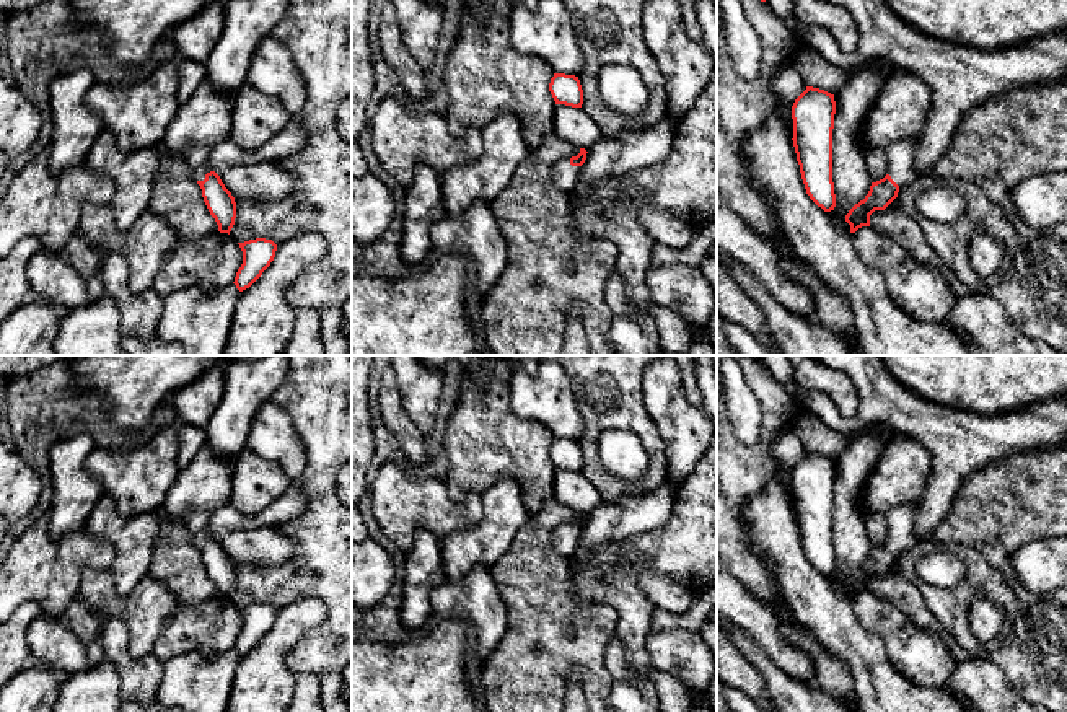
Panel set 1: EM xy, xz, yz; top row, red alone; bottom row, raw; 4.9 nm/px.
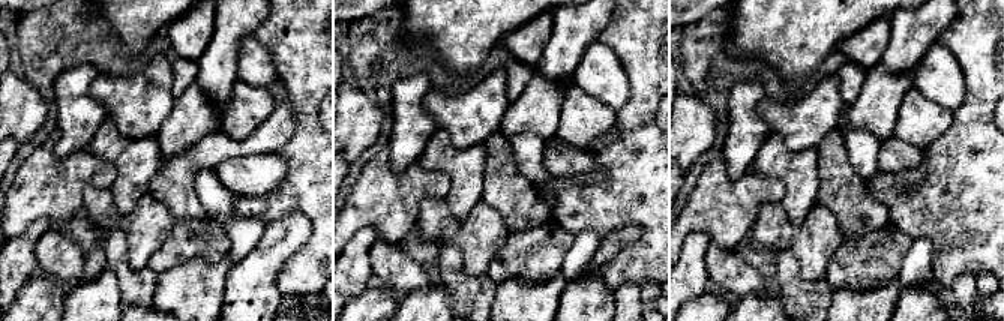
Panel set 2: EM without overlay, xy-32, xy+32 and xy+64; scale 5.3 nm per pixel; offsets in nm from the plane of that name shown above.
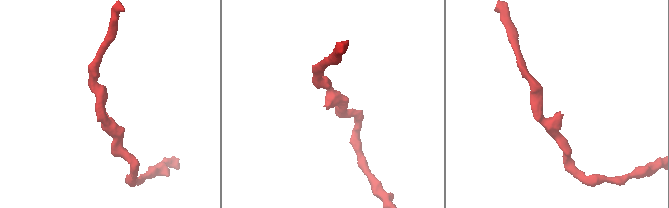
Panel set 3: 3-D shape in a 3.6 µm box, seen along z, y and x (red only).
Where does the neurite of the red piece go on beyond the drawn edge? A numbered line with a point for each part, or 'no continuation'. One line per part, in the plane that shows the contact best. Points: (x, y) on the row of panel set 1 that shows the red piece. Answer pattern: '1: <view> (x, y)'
1: xy (197, 157)

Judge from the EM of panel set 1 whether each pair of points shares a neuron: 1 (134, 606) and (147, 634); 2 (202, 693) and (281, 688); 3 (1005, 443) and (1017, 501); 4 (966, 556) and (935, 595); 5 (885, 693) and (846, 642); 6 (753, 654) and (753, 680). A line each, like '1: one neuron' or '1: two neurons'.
1: one neuron
2: two neurons
3: two neurons
4: one neuron
5: one neuron
6: two neurons

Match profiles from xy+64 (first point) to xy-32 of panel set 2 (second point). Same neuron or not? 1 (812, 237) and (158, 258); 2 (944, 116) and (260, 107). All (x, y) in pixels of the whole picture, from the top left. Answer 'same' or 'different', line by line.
1: different
2: same

